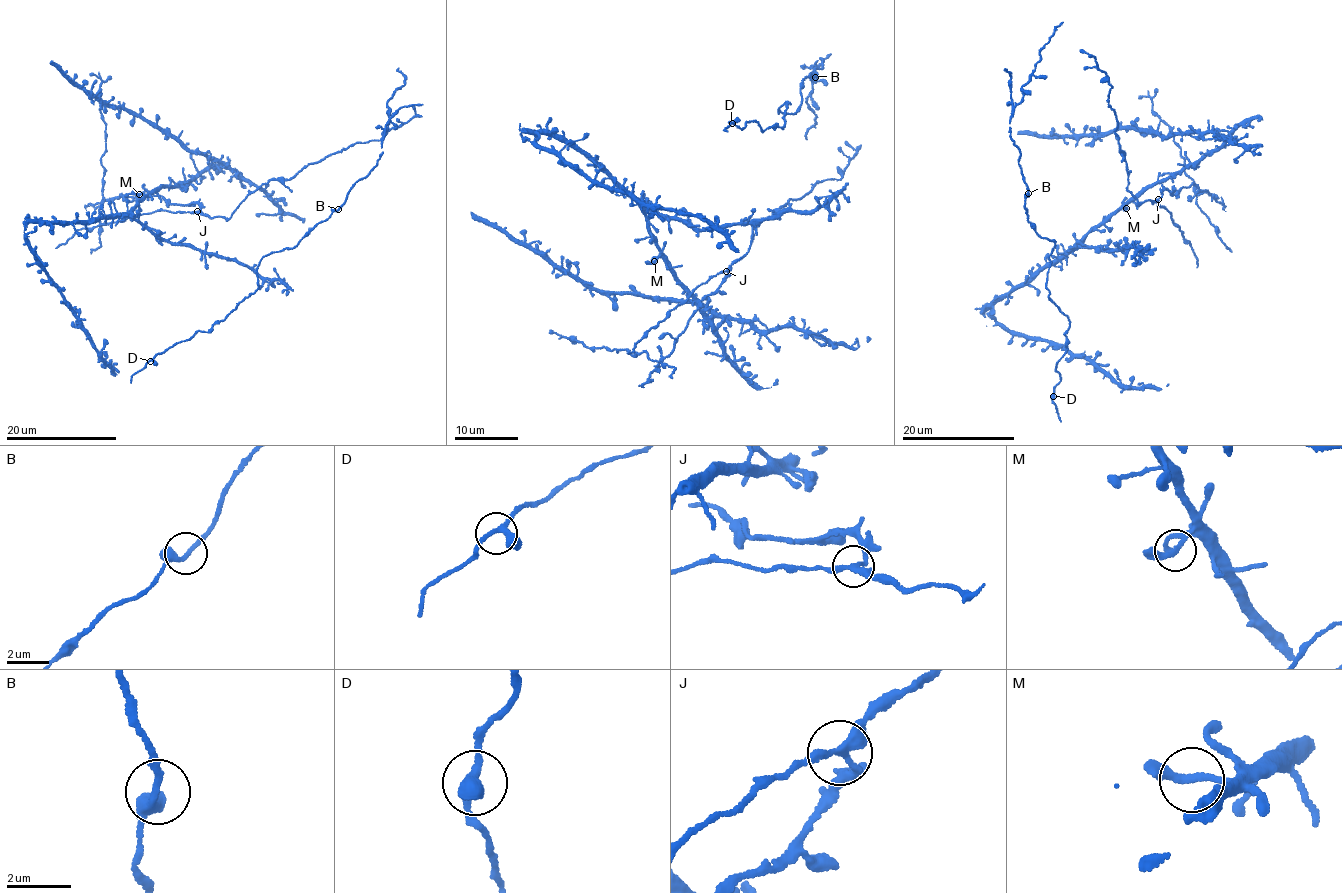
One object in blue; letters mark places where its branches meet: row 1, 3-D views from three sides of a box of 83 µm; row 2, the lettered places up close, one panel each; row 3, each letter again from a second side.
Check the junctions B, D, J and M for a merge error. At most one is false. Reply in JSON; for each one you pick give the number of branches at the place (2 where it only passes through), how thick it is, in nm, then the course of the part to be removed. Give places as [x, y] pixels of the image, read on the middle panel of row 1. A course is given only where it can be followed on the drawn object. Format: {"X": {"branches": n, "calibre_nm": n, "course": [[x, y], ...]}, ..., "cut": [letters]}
{"J": {"branches": 3, "calibre_nm": 260, "course": [[725, 271], [728, 276], [704, 298], [674, 344], [674, 351], [652, 372], [643, 386]]}, "cut": ["J"]}

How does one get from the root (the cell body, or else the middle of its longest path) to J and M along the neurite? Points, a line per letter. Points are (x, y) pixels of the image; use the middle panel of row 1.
J: (783, 207), (752, 224), (754, 235), (749, 250), (725, 271)
M: (783, 207), (752, 224), (754, 235), (747, 253), (732, 265), (721, 284), (694, 305), (661, 257), (654, 261)

